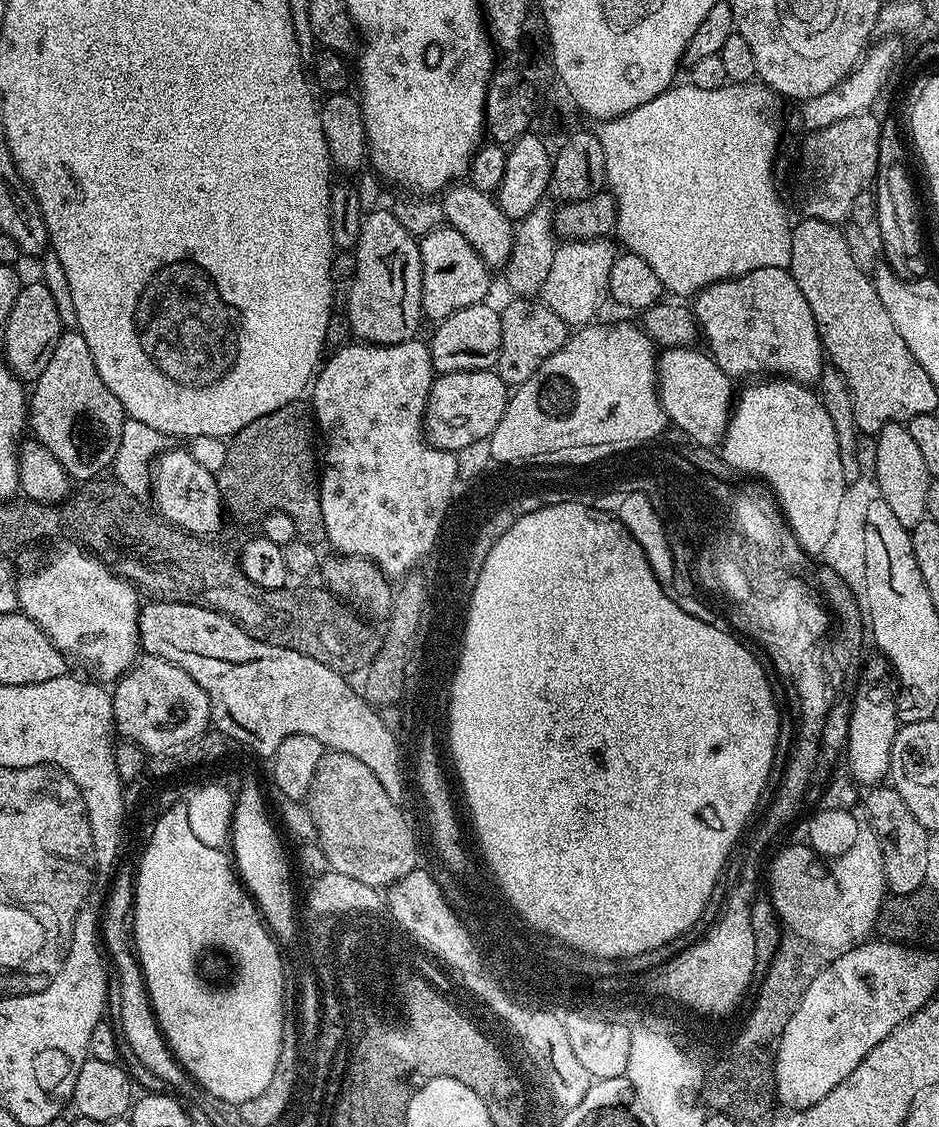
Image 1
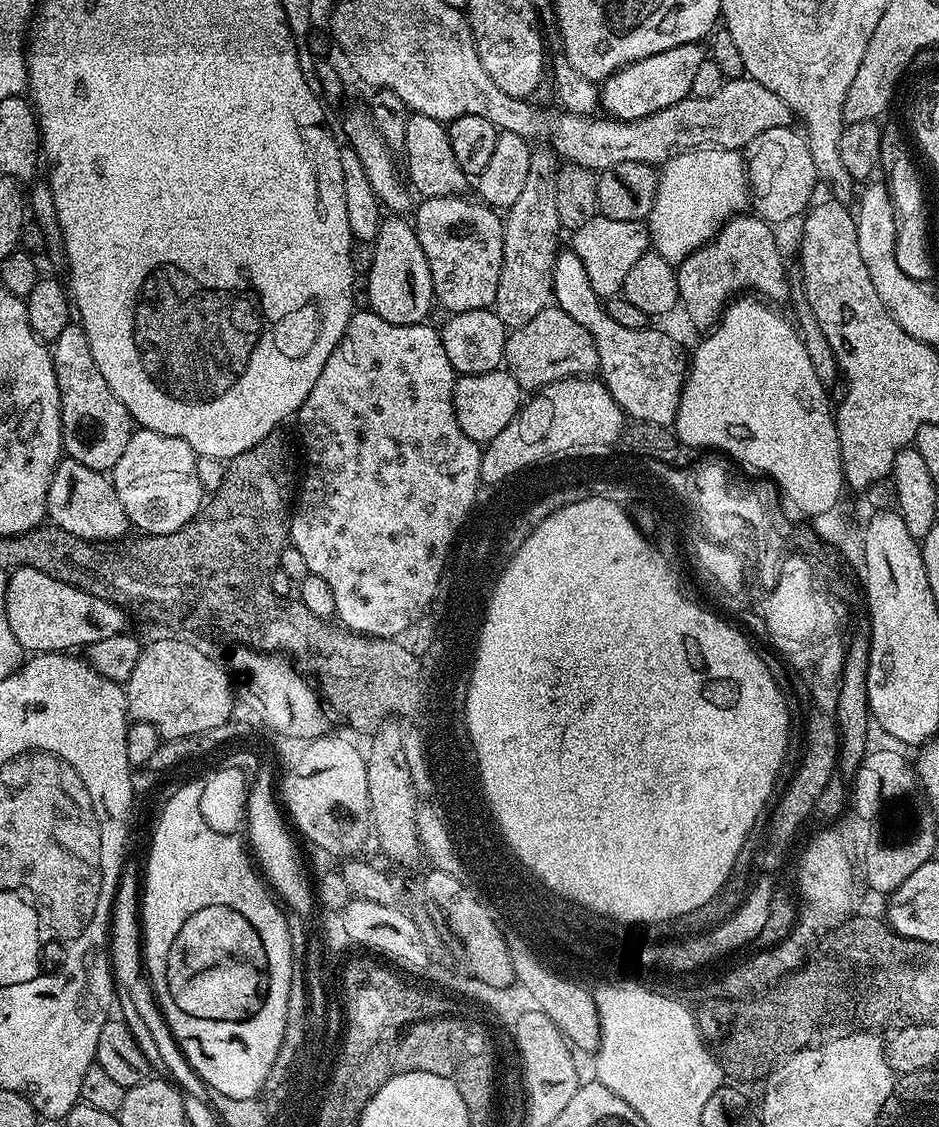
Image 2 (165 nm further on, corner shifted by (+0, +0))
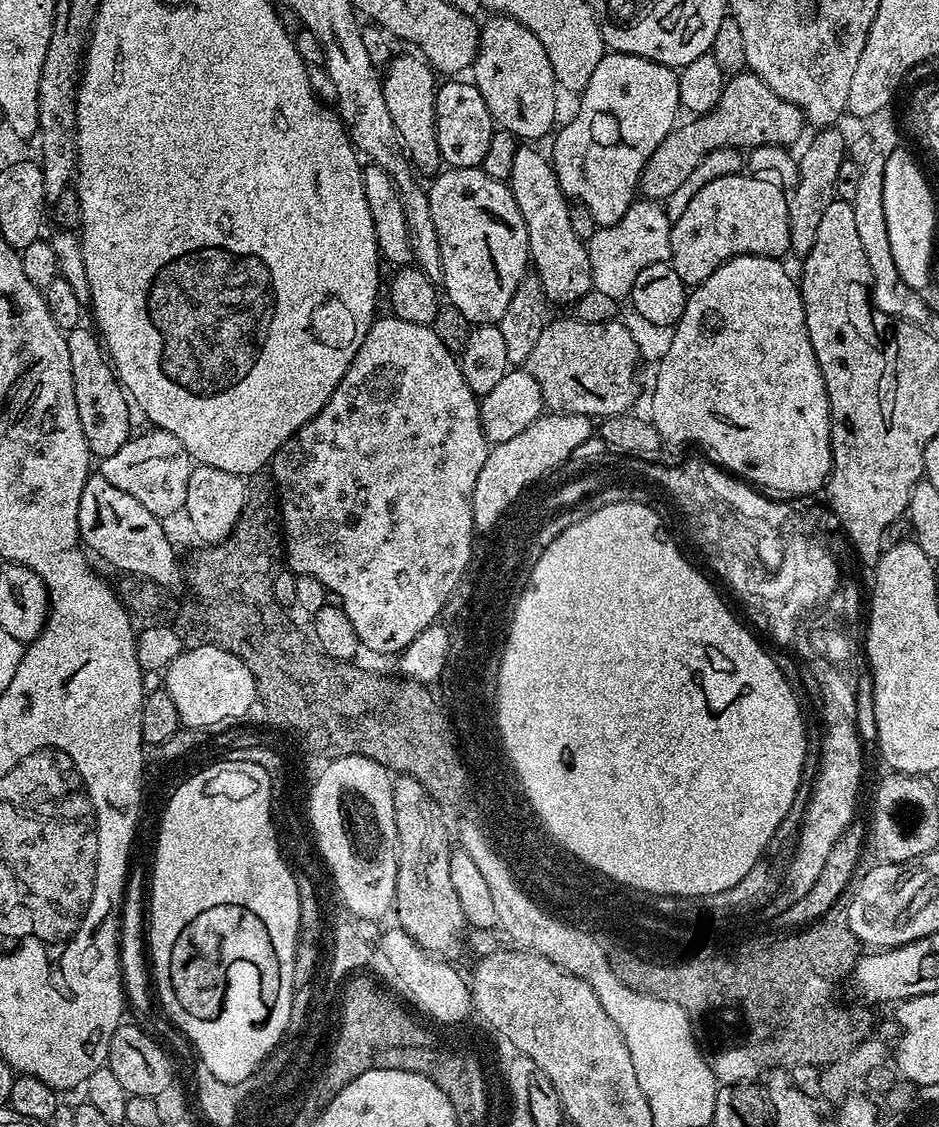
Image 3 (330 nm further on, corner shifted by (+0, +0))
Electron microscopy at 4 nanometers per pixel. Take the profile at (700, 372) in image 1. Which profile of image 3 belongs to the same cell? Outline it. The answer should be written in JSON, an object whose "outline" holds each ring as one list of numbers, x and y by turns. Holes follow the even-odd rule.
{"outline":[[517,147,514,167,506,183,512,189,514,202,518,202,522,222,526,222,530,264,546,298,553,305,571,305,586,291,586,274,590,273,588,249,585,241,580,240,570,227,570,201,560,188,549,157,532,148,535,147]]}

